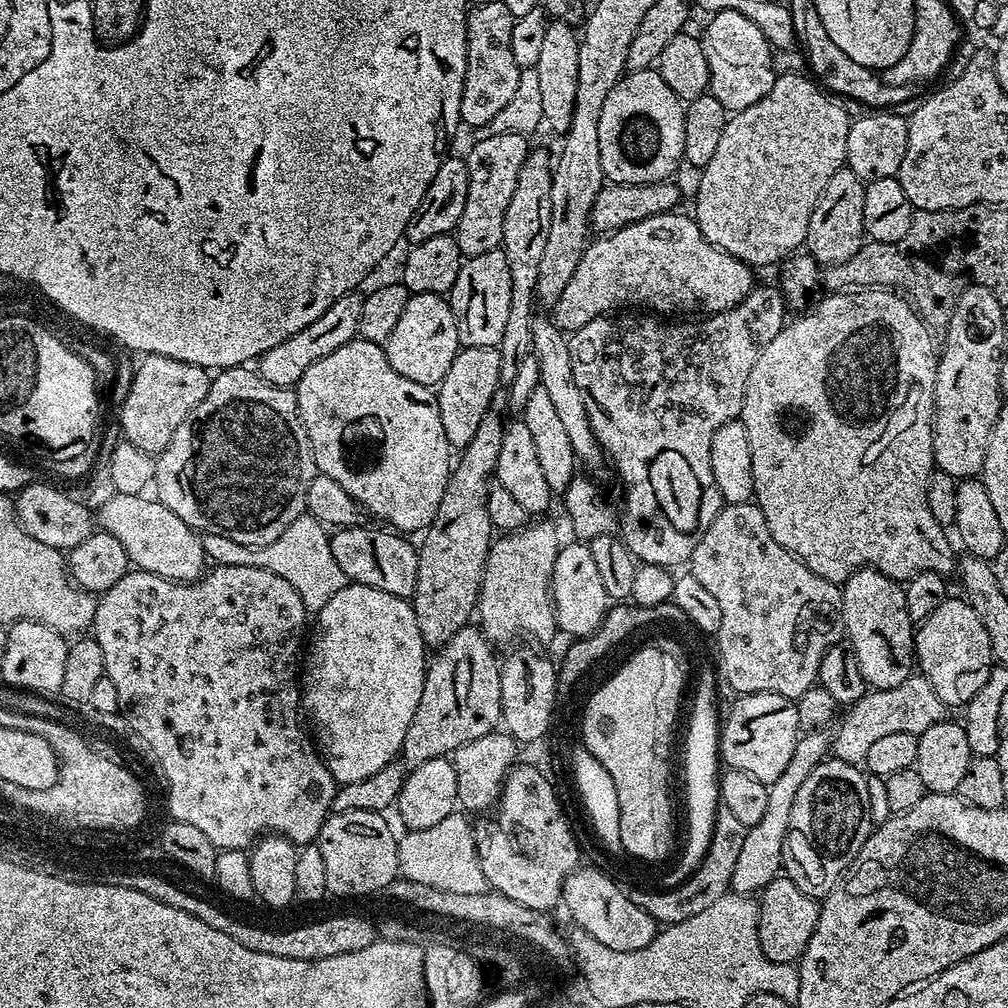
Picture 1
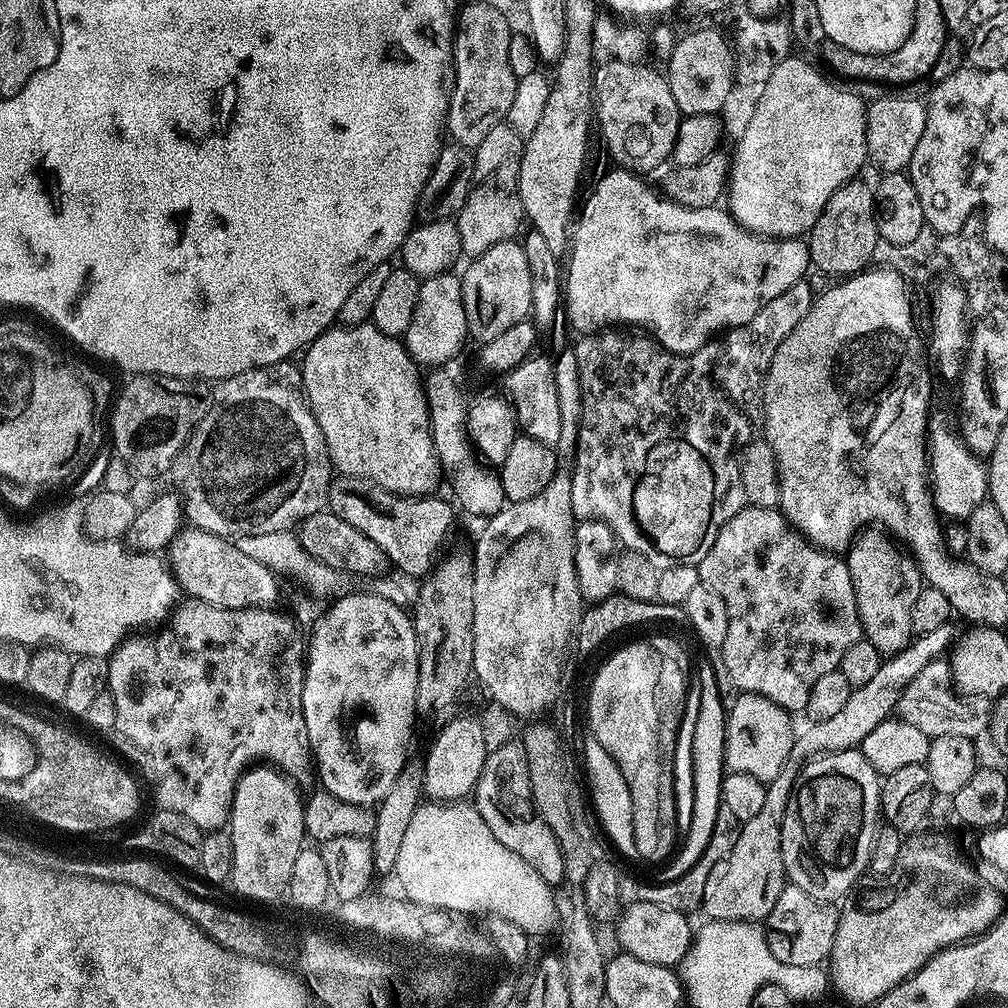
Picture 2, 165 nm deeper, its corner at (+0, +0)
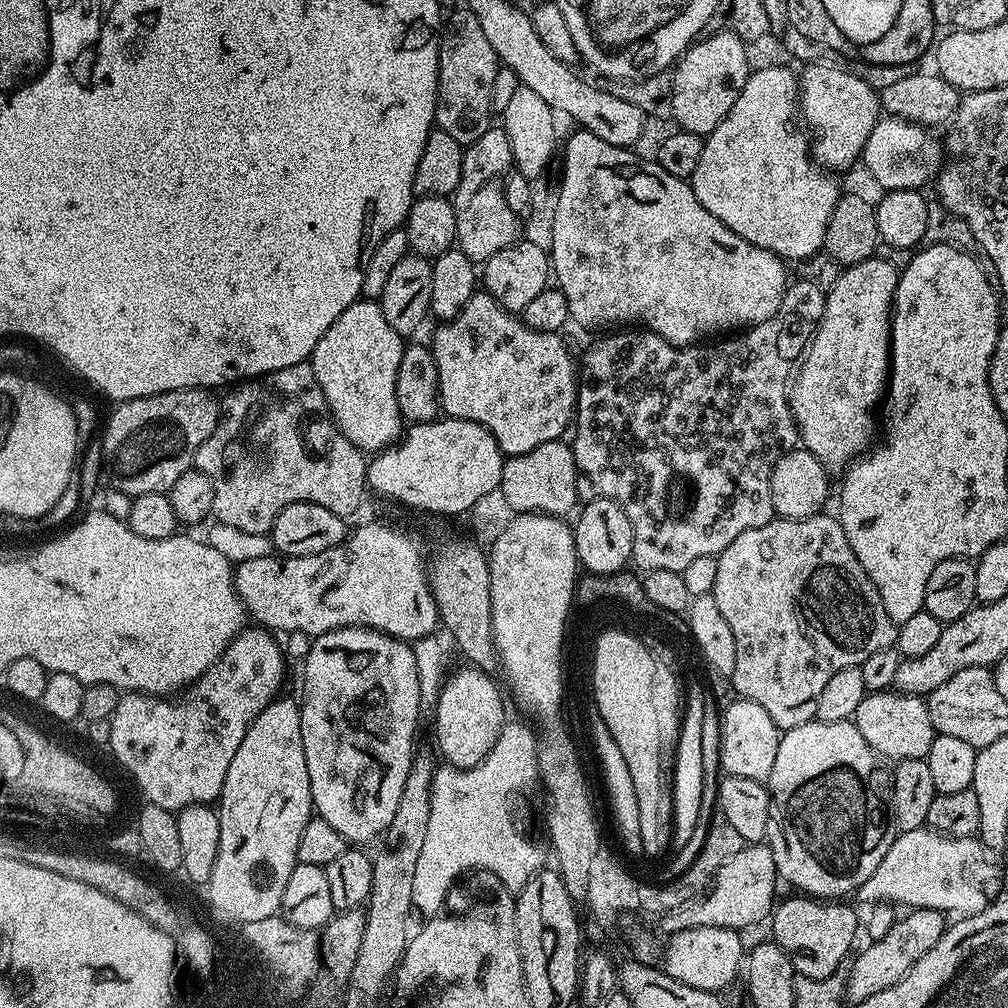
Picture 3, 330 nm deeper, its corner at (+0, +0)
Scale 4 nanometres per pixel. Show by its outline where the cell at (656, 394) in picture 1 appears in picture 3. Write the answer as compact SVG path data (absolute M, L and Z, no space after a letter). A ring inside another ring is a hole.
M800 280L789 283L782 306L766 322L751 325L747 330L731 338L720 338L715 342L700 342L695 346L677 346L666 342L656 332L647 330L616 330L604 334L584 352L584 361L578 364L578 391L576 393L576 411L574 413L574 432L576 437L570 440L570 447L576 459L576 491L588 500L615 500L624 509L626 518L630 518L632 527L631 563L644 572L654 570L674 570L683 573L690 562L707 556L719 556L742 530L754 530L754 526L766 526L776 516L774 498L770 498L770 474L776 459L785 452L792 451L798 444L796 419L792 417L790 403L790 381L794 376L794 365L803 357L812 333L821 314L824 312L825 289L819 288L812 280Z

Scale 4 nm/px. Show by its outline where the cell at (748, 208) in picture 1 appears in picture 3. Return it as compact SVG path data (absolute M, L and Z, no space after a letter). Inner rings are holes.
M825 62L809 63L798 80L798 112L810 137L813 160L825 170L848 168L864 155L866 138L881 119L878 92L853 74L836 70Z

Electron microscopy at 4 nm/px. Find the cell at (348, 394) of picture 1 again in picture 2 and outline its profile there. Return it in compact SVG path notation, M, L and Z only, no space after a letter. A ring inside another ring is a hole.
M371 322L333 326L308 345L302 356L302 371L308 404L326 438L337 473L374 480L399 496L427 496L435 489L432 487L436 484L438 461L432 445L422 372L397 337L382 334Z

